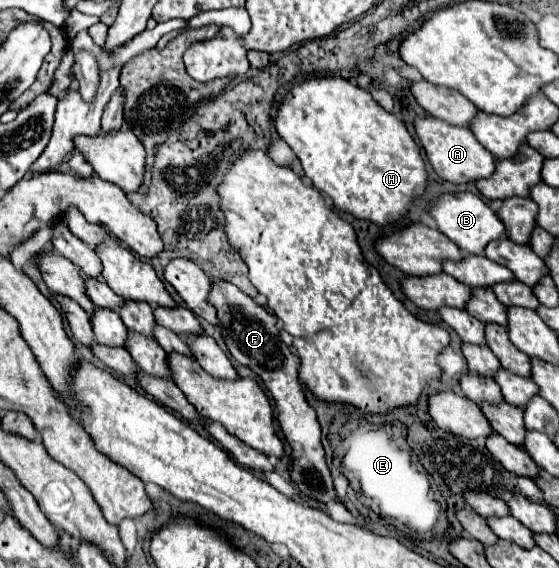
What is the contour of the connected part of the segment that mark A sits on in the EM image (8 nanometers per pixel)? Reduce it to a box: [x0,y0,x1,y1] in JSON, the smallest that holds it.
[414,116,496,184]

